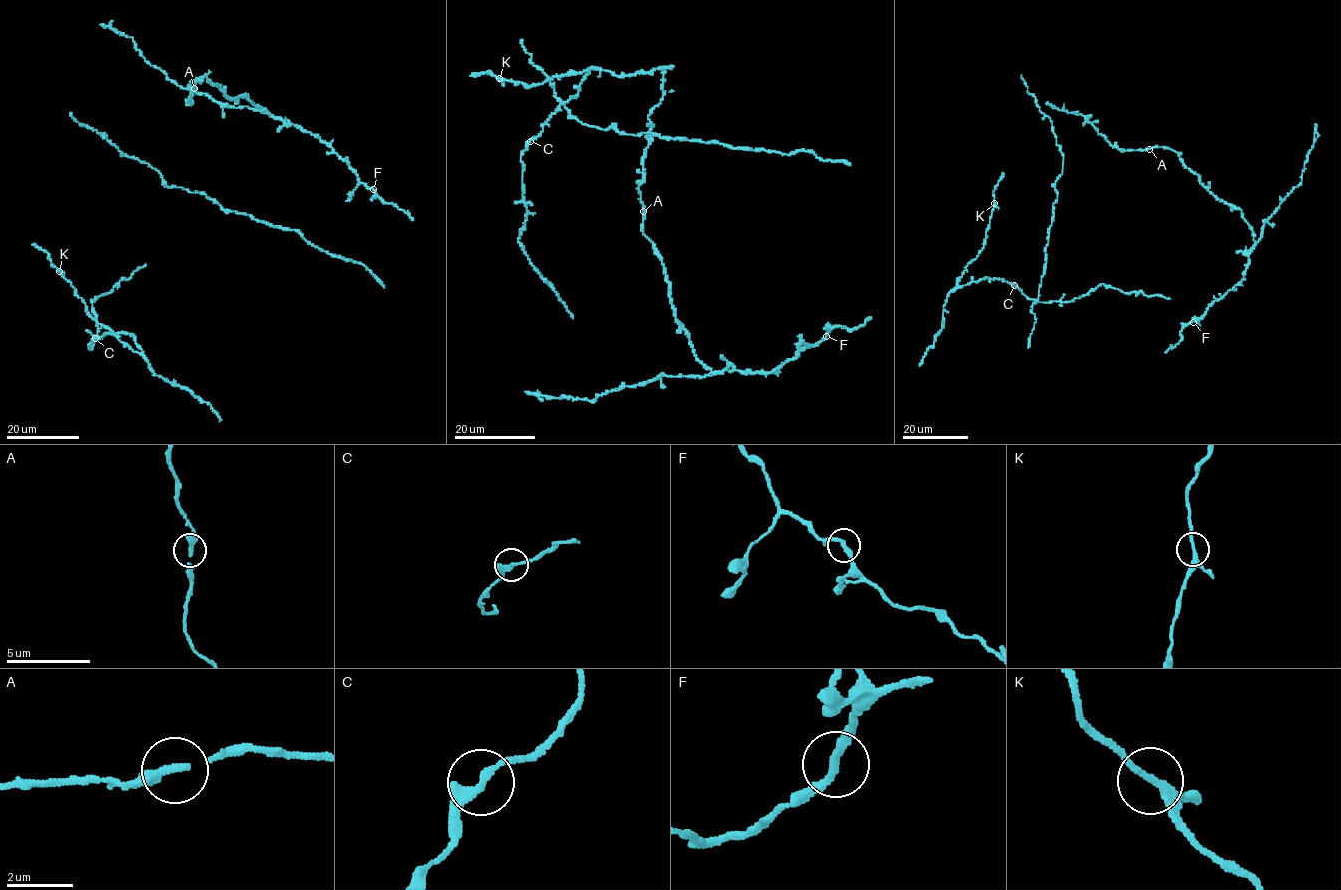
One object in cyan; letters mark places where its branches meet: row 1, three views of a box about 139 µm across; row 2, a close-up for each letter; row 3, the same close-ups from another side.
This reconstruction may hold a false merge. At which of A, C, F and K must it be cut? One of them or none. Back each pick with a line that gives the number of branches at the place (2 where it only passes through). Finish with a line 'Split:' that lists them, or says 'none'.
Split: none

